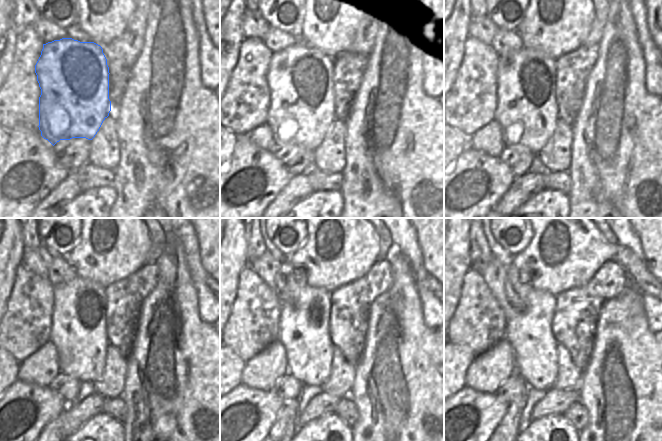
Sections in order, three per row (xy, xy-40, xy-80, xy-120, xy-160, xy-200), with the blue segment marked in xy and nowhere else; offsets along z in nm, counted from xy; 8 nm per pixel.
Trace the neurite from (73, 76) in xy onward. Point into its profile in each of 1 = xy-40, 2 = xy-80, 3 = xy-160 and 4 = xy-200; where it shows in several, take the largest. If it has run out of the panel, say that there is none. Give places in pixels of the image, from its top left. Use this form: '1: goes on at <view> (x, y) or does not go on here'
1: goes on at xy-40 (300, 78)
2: goes on at xy-80 (526, 111)
3: goes on at xy-160 (304, 321)
4: goes on at xy-200 (529, 333)

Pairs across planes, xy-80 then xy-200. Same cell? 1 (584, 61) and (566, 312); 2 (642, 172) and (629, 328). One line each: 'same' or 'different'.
1: same
2: same

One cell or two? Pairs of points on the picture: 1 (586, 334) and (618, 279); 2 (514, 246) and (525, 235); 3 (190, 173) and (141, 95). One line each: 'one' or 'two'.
1: one
2: one
3: one

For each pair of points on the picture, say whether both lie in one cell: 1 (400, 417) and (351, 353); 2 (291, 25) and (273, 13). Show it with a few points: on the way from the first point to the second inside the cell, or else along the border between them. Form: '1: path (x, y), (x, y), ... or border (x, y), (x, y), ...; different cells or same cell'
1: border (364, 338), (363, 354), (354, 365); different cells
2: path (286, 25), (277, 18); same cell

